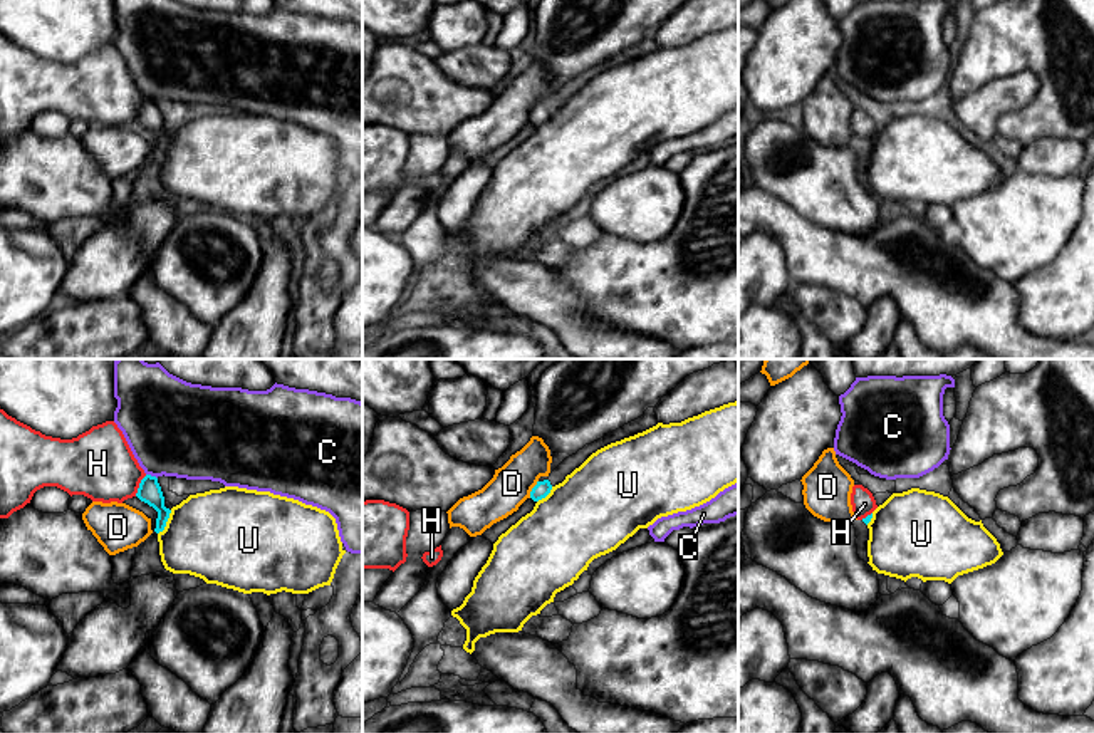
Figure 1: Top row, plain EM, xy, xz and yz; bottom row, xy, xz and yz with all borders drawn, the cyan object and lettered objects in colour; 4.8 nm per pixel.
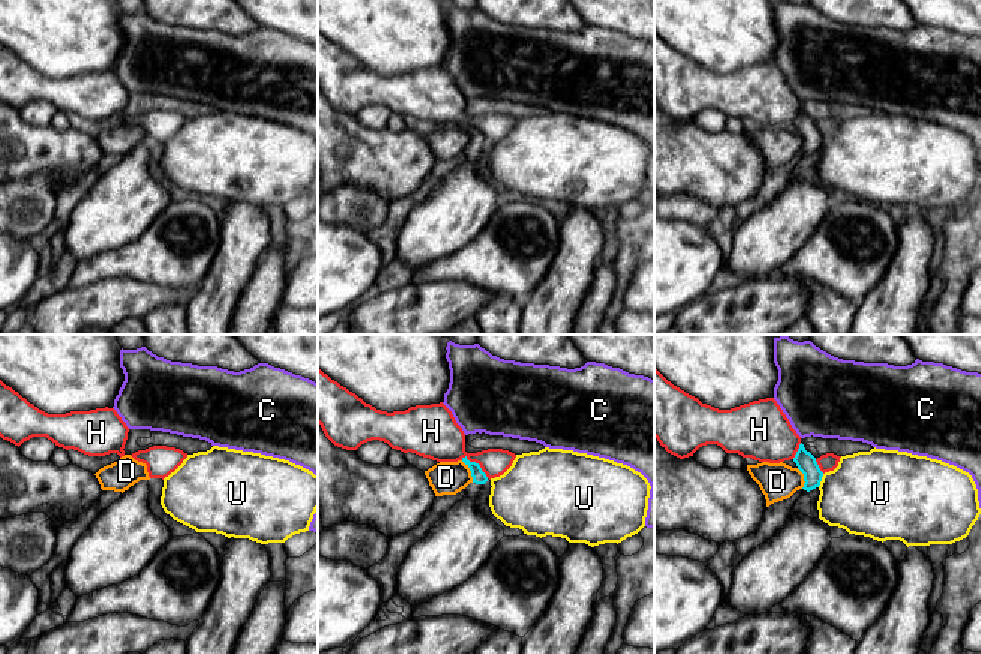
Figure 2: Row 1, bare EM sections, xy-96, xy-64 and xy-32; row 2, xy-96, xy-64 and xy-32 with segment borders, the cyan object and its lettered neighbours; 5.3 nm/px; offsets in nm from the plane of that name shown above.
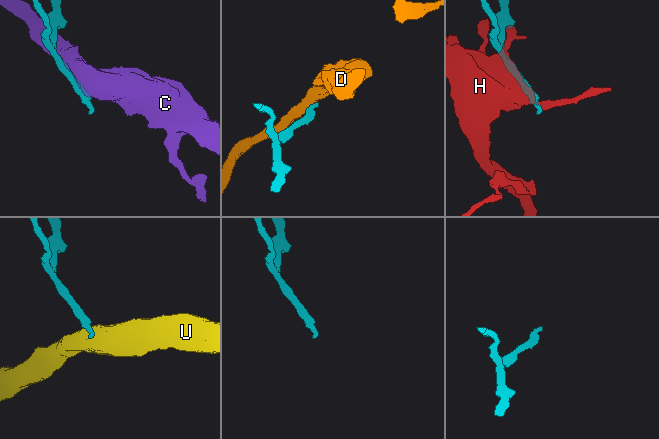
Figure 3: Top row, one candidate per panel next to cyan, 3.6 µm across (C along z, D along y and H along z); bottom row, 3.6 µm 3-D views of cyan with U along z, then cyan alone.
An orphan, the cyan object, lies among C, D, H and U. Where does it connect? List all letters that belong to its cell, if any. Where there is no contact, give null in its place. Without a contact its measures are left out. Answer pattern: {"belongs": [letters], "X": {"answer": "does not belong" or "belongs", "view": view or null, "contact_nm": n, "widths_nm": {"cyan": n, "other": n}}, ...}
{"belongs": [], "C": {"answer": "does not belong", "view": "xy", "contact_nm": 60, "widths_nm": {"cyan": 110, "other": 440}}, "D": {"answer": "does not belong", "view": "xz", "contact_nm": 100, "widths_nm": {"cyan": 80, "other": 190}}, "H": {"answer": "does not belong", "view": "xy", "contact_nm": 120, "widths_nm": {"cyan": 110, "other": 320}}, "U": {"answer": "does not belong", "view": "xy", "contact_nm": 140, "widths_nm": {"cyan": 110, "other": 440}}}

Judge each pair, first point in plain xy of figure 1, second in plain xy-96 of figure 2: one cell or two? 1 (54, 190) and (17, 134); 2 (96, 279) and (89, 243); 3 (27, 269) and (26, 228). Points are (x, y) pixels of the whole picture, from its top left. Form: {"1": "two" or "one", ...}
{"1": "one", "2": "one", "3": "two"}

